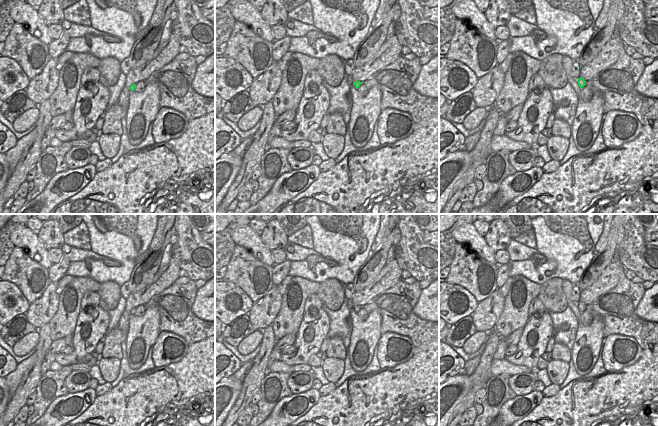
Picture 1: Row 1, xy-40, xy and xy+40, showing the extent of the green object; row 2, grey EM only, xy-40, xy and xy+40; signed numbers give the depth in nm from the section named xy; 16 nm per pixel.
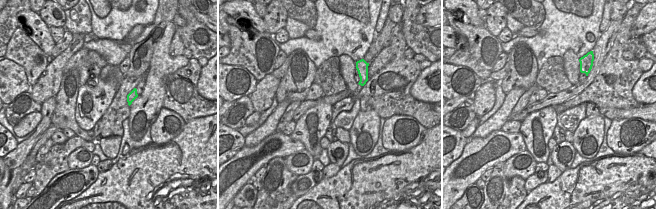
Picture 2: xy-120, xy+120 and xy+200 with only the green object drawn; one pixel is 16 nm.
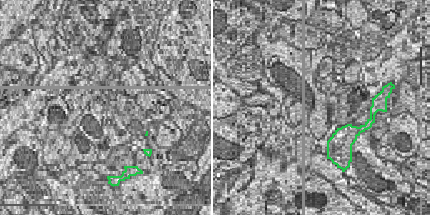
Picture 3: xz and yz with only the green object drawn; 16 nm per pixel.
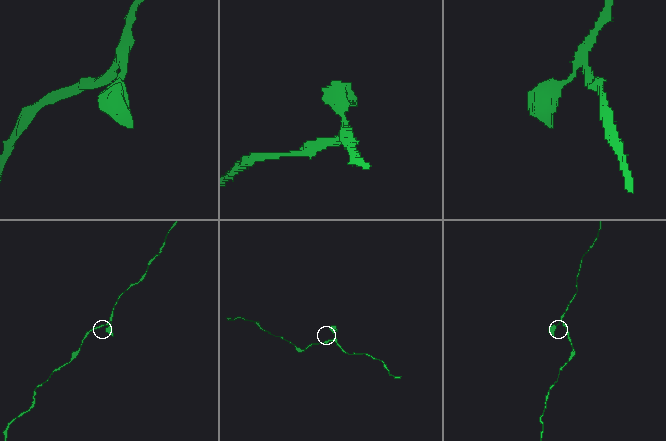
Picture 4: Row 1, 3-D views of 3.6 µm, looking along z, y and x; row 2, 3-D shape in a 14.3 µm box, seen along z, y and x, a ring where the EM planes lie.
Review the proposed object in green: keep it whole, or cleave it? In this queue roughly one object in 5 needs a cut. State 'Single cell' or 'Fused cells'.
Single cell.

